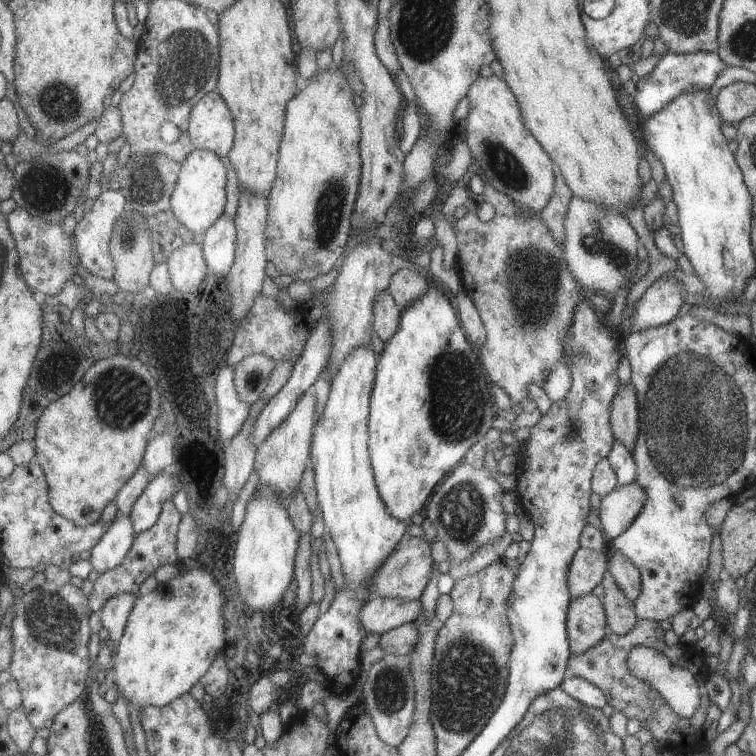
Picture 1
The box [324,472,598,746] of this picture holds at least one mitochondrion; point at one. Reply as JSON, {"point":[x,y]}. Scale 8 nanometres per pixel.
{"point":[468,676]}

